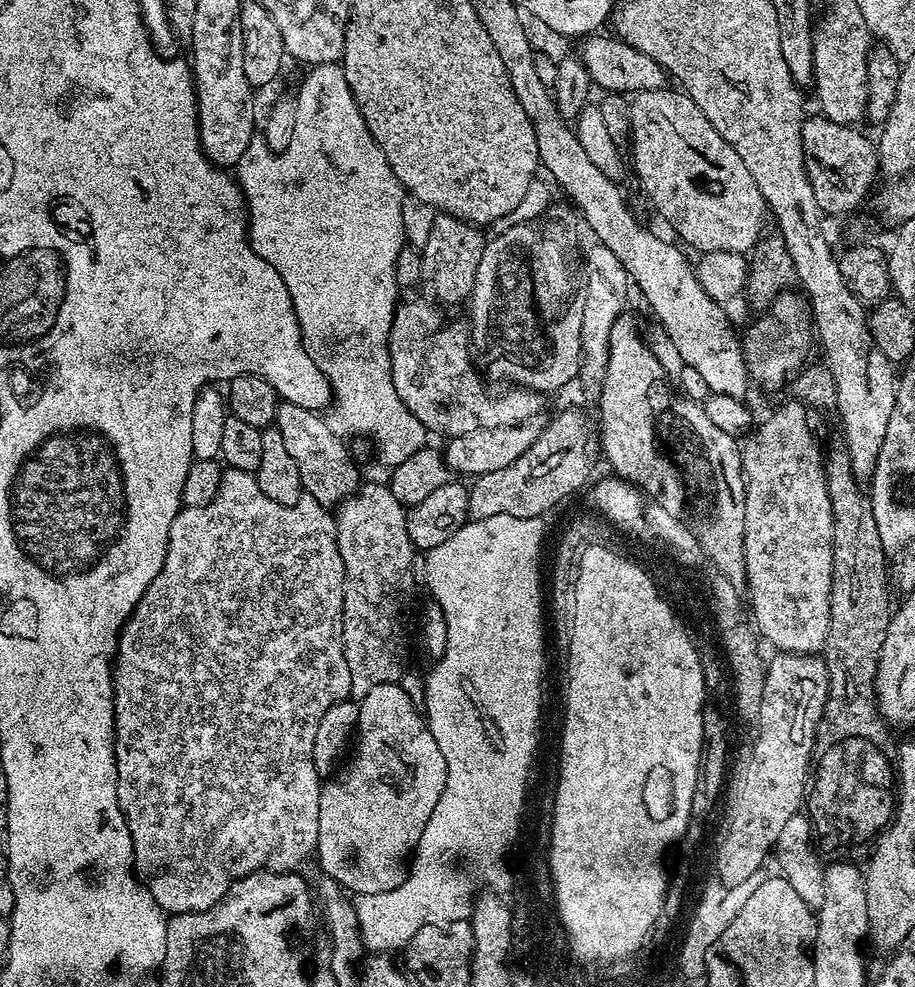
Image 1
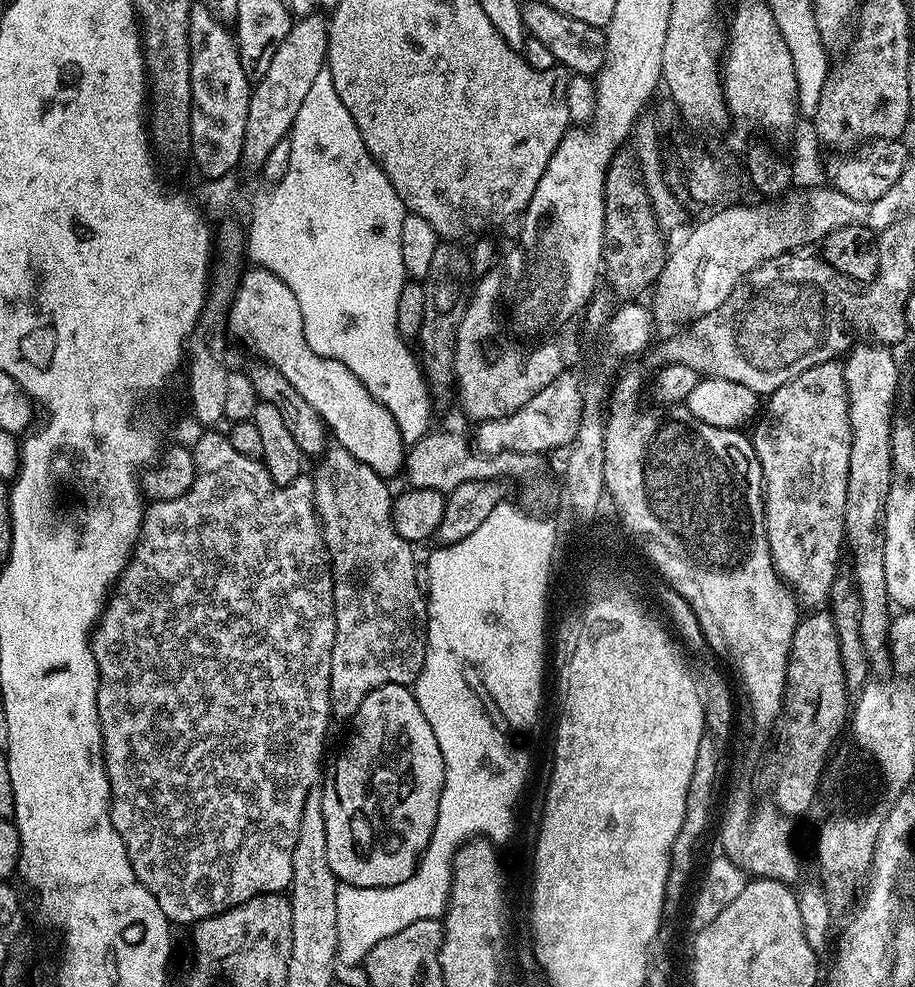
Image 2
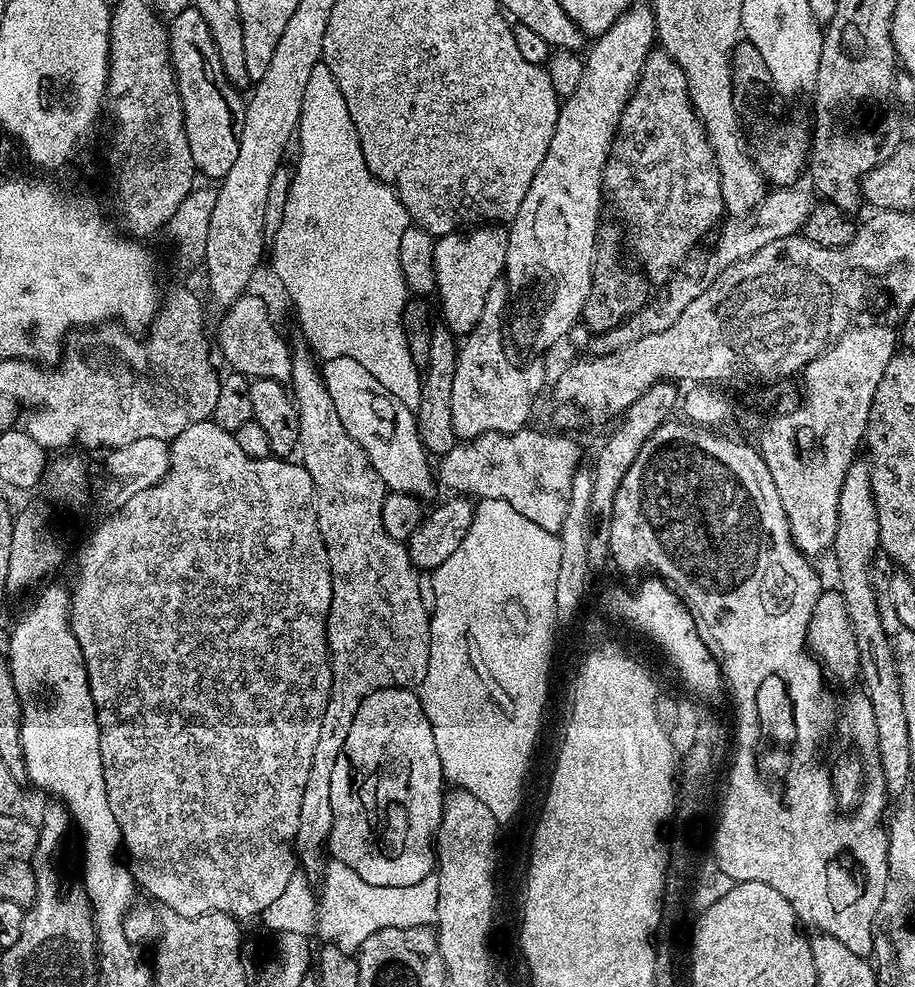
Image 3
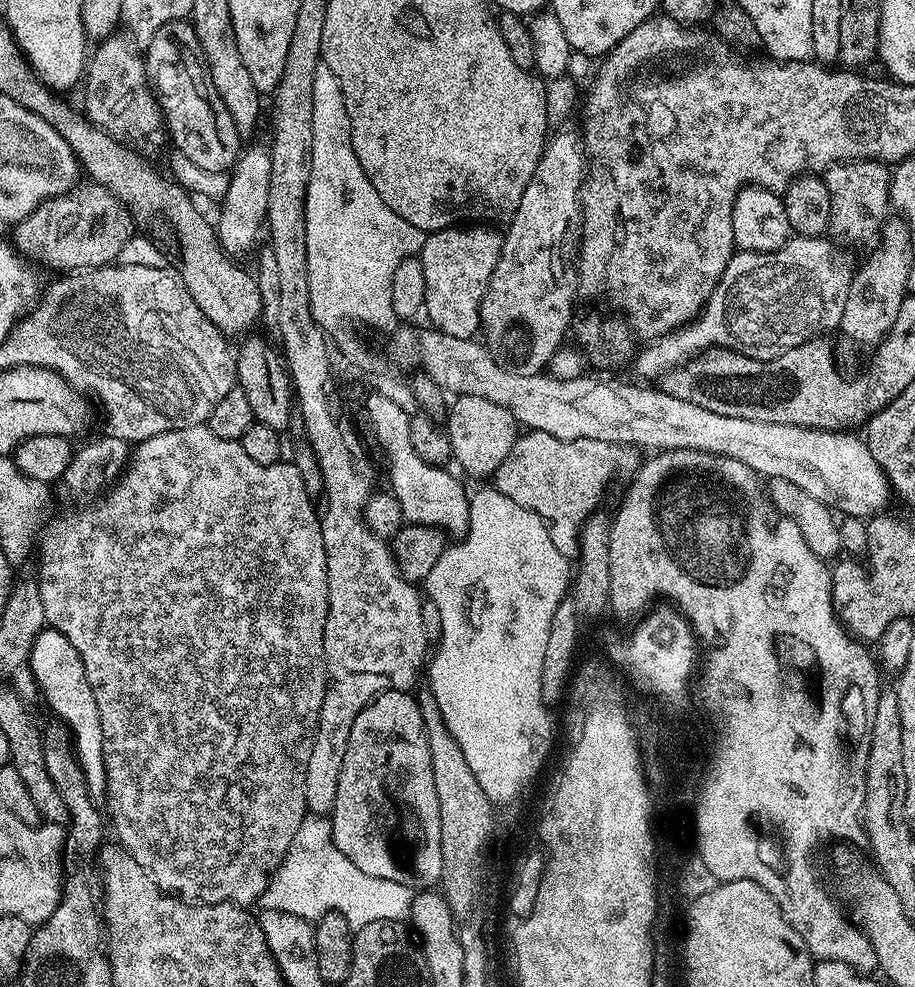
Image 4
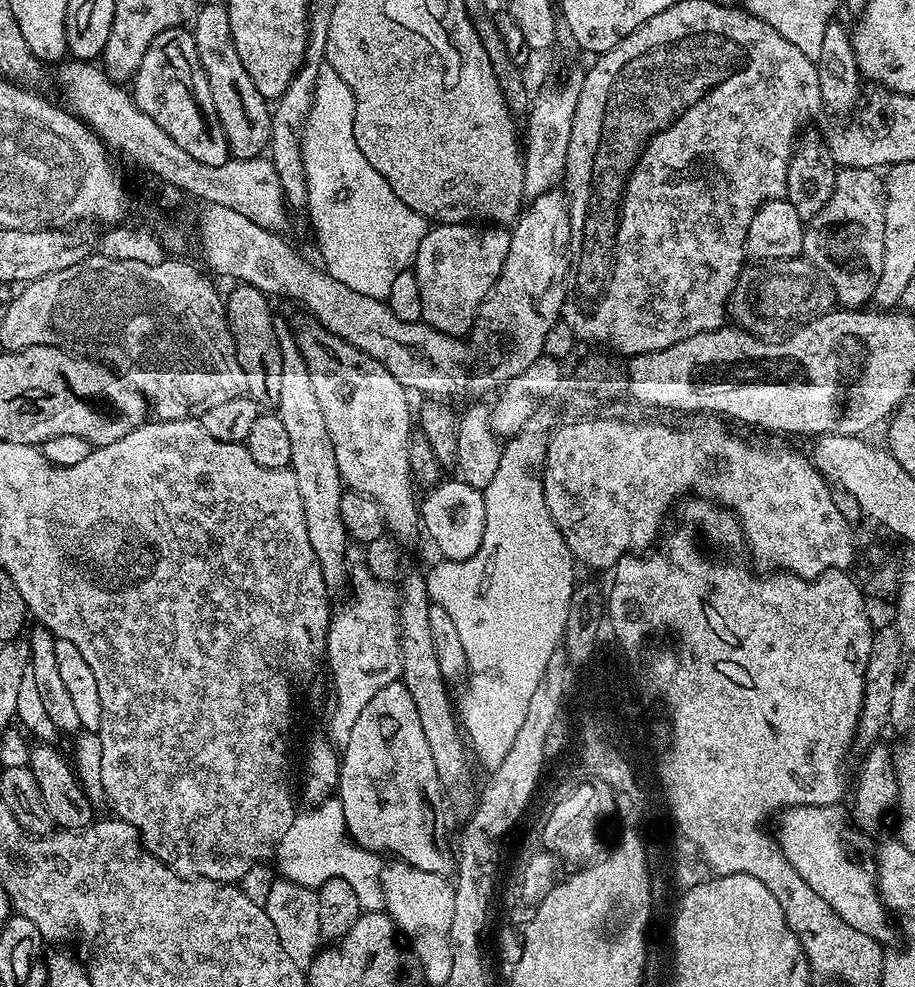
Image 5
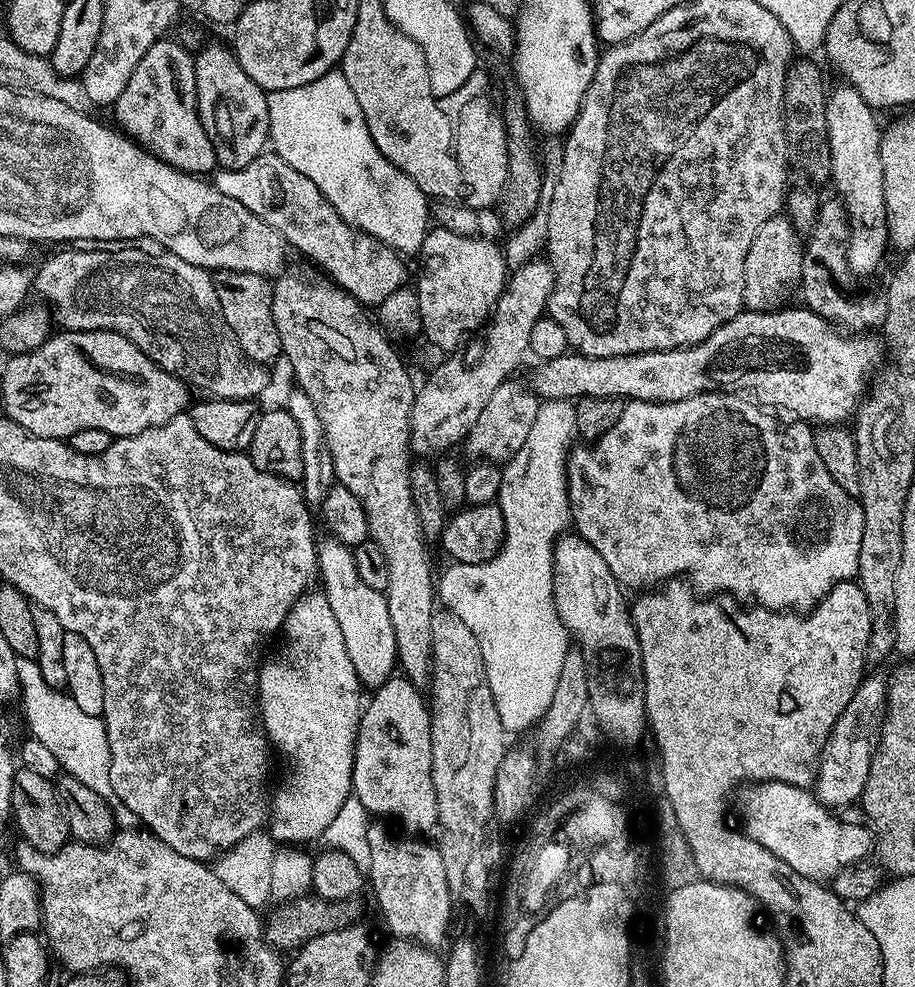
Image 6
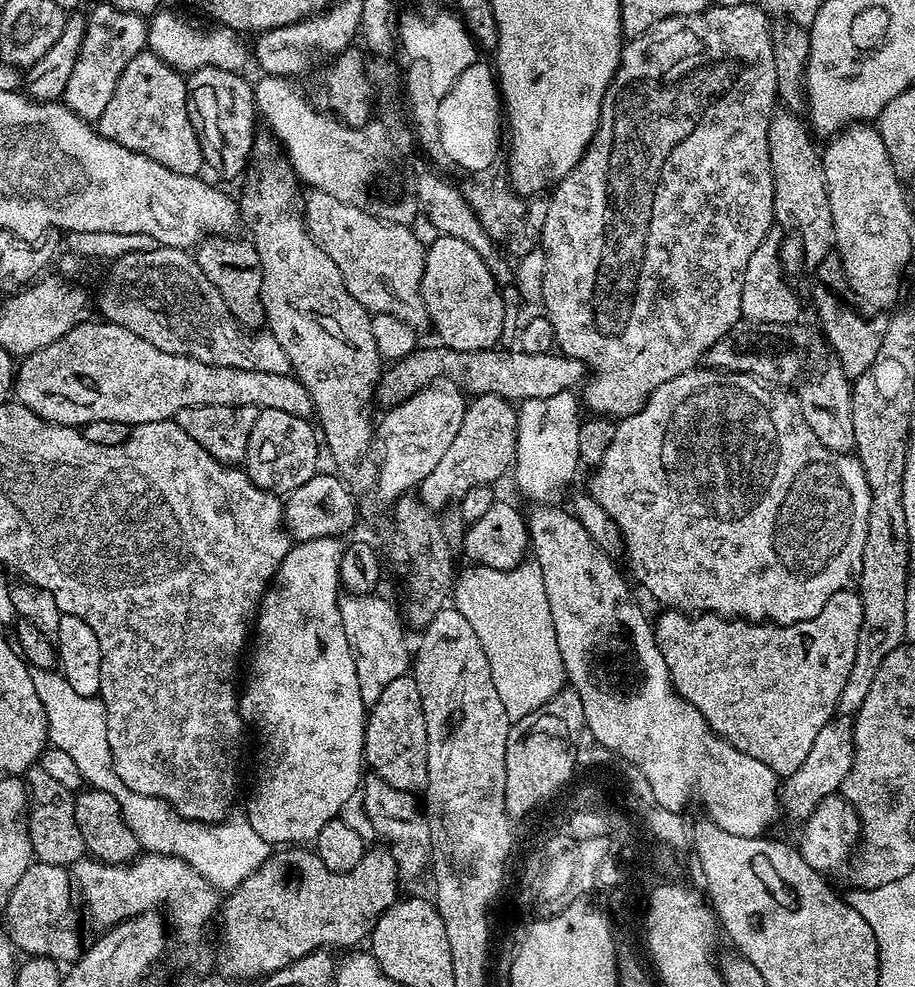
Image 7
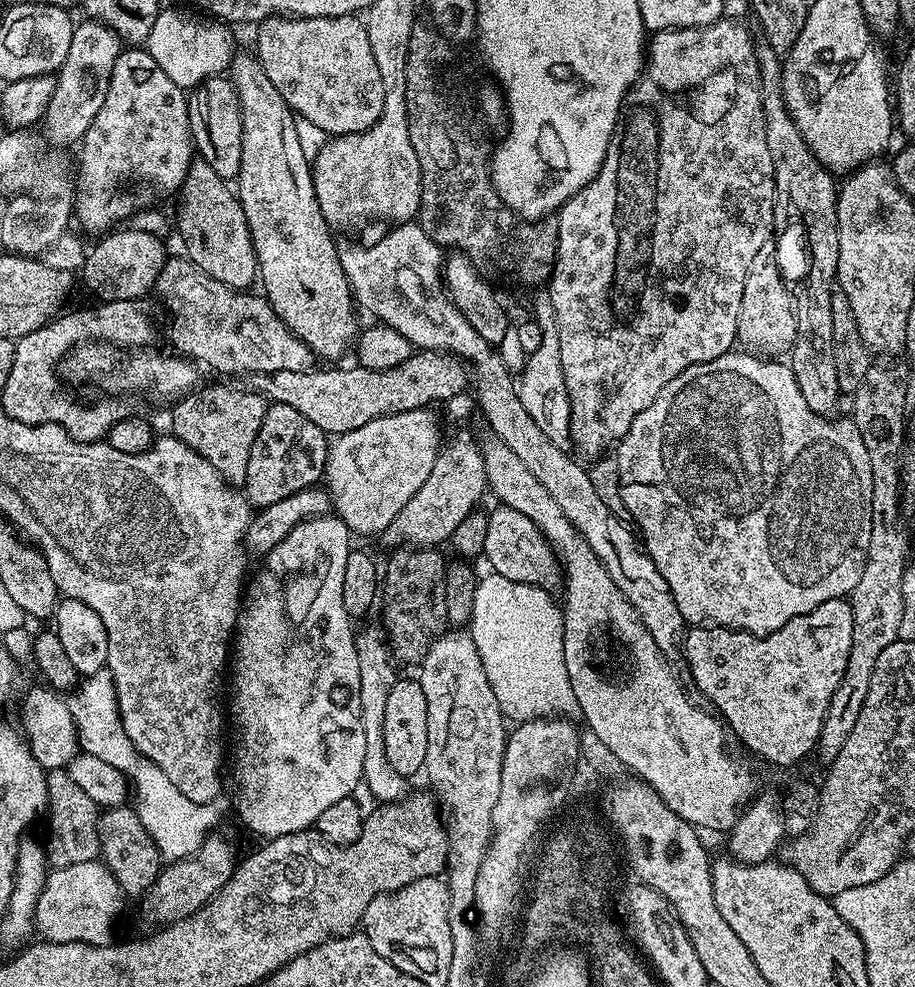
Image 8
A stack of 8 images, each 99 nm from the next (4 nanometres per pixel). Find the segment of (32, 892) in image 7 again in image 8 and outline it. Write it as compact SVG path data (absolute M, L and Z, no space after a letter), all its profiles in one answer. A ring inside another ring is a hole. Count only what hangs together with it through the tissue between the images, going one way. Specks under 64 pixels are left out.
M99 859L90 862L78 862L78 866L52 868L45 878L45 888L38 898L35 931L41 932L43 939L49 944L60 942L82 942L83 944L110 944L113 943L112 927L116 919L124 912L125 897L120 891L120 883L114 874Z

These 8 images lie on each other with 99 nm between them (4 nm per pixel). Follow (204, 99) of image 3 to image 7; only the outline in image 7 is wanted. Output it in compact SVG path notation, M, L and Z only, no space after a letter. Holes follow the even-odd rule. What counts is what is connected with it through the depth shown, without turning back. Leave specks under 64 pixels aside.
M151 50L139 52L126 62L126 70L122 70L122 78L118 78L118 86L114 86L114 94L102 110L98 131L118 146L144 152L146 158L154 158L154 162L162 162L178 174L200 176L200 168L205 167L200 139L188 113L188 81Z

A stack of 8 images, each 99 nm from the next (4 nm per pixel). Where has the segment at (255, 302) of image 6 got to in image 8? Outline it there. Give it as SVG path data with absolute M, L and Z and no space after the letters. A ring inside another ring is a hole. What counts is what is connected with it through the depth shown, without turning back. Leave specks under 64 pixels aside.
M193 159L192 165L188 167L188 173L186 174L180 187L178 189L178 197L180 196L180 213L174 217L175 227L180 227L180 240L184 243L183 251L186 253L187 259L192 261L194 266L198 266L203 272L206 273L210 278L214 278L218 282L222 282L227 288L234 288L237 290L248 290L251 289L251 284L254 285L258 280L258 269L256 267L256 251L254 250L254 242L250 238L250 226L246 222L246 214L242 210L240 205L239 195L234 191L233 185L229 181L224 180L218 174L214 174L214 166L210 166L202 159Z

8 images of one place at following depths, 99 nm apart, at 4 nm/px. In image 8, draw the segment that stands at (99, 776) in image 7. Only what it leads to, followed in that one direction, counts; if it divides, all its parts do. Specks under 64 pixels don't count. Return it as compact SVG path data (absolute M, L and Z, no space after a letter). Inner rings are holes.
M107 666L94 675L85 677L69 693L67 702L70 714L75 720L77 743L81 751L102 759L127 777L134 800L136 796L134 807L139 814L139 820L146 827L147 833L154 838L161 857L171 862L195 855L209 834L217 829L214 827L231 811L229 797L227 800L227 795L221 794L209 803L191 802L158 766L141 755L122 726L114 678Z

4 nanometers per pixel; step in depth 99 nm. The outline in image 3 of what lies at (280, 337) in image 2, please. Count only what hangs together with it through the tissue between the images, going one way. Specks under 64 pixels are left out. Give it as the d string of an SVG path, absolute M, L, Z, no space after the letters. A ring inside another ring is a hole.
M345 356L324 360L322 375L330 398L334 398L338 418L342 418L342 426L346 426L346 434L366 450L370 466L378 470L385 489L427 498L432 492L432 480L434 484L434 468L428 465L429 453L418 438L415 411L398 402L398 398L394 398L366 366Z

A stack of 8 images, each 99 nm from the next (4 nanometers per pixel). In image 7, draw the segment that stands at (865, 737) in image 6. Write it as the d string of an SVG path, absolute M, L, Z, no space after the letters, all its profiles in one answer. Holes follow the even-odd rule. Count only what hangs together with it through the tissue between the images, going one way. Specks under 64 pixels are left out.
M833 718L822 730L818 730L818 738L814 738L814 746L810 746L810 754L802 761L802 766L783 777L778 793L778 804L788 812L800 812L801 817L808 816L827 795L839 793L844 786L846 774L850 774L850 766L854 758L852 745L852 720Z

